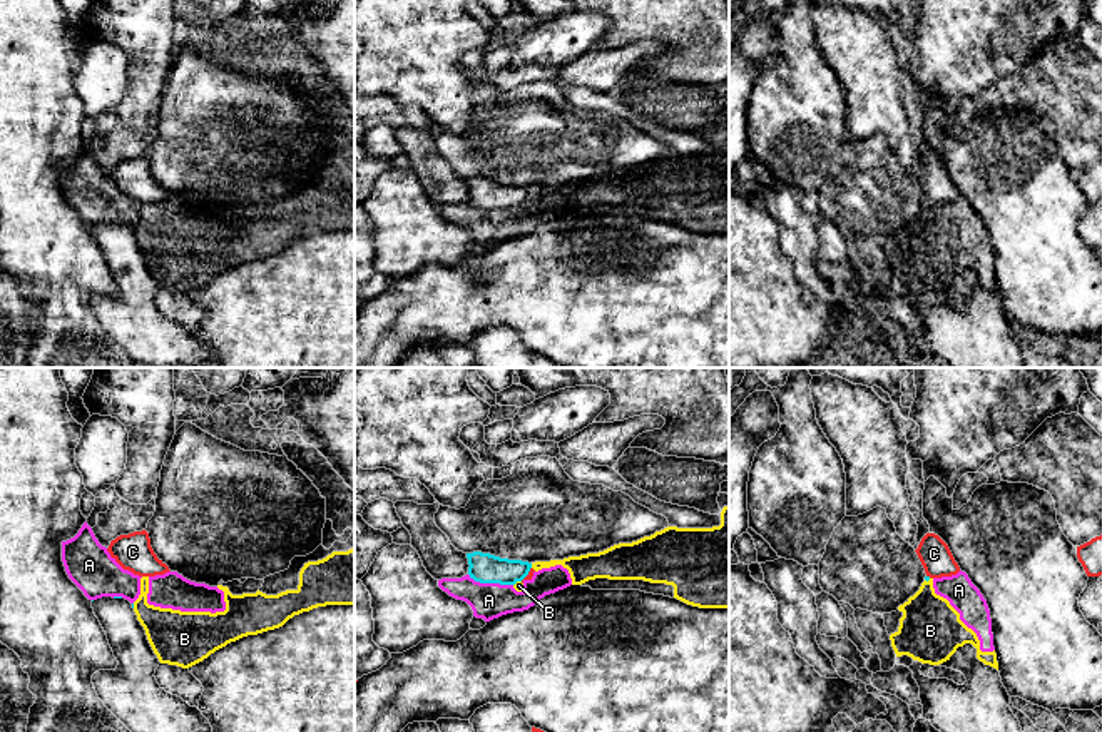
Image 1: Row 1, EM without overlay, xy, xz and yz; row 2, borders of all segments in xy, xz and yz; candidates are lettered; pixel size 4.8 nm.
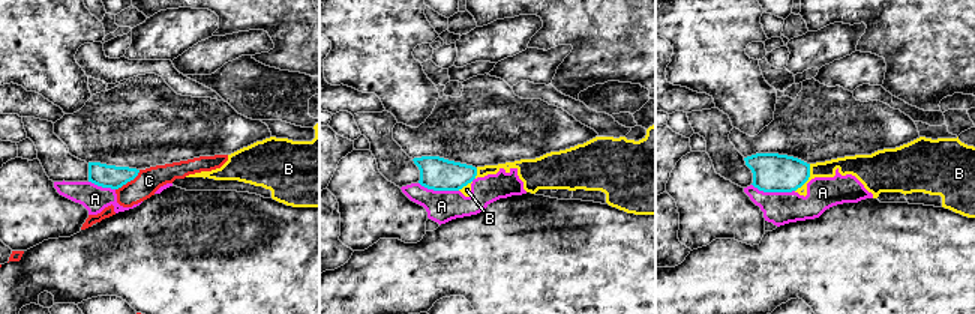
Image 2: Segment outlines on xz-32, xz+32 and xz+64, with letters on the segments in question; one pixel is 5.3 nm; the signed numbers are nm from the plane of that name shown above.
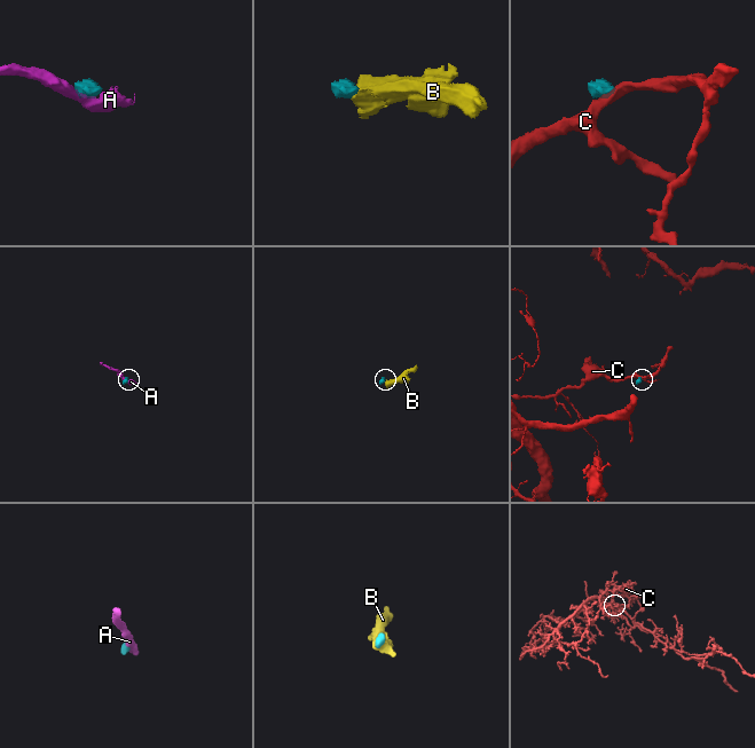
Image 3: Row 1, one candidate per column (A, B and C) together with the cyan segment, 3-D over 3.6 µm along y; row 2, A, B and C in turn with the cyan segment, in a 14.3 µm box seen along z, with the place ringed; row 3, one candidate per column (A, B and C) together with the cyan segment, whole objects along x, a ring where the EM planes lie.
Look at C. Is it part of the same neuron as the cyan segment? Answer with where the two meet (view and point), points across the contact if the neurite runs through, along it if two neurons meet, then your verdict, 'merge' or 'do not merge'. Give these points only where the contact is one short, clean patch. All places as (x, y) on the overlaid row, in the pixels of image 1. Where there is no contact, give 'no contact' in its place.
meets cyan in xz at (527, 574); border along xz (530, 567), (520, 580); do not merge

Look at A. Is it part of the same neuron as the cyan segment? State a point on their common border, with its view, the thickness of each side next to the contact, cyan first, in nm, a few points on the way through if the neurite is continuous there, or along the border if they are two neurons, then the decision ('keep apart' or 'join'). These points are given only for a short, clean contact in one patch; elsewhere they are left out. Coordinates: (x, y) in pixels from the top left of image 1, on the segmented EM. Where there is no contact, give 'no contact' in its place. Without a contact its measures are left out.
contact xz (490, 582); calibres 140 and 180 nm; border xz (469, 574), (480, 582), (512, 585); keep apart

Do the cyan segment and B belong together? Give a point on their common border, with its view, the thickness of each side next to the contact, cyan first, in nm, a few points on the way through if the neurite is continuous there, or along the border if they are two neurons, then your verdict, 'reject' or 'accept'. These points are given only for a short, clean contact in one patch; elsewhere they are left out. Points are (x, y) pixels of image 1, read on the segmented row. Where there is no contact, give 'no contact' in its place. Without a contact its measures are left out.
xz (530, 565) | 140/130 nm | along xz (530, 564), (532, 567) | reject

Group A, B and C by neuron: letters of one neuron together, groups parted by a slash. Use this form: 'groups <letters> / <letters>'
groups A B / C

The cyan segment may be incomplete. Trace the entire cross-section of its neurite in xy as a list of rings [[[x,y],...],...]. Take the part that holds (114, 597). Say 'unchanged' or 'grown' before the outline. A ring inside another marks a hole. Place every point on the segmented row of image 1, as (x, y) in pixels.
grown | [[[102,597],[92,600],[92,608],[119,662],[115,670],[92,675],[104,705],[130,732],[212,732],[197,707],[157,684],[154,674],[161,662],[137,620],[134,603],[122,597]]]

